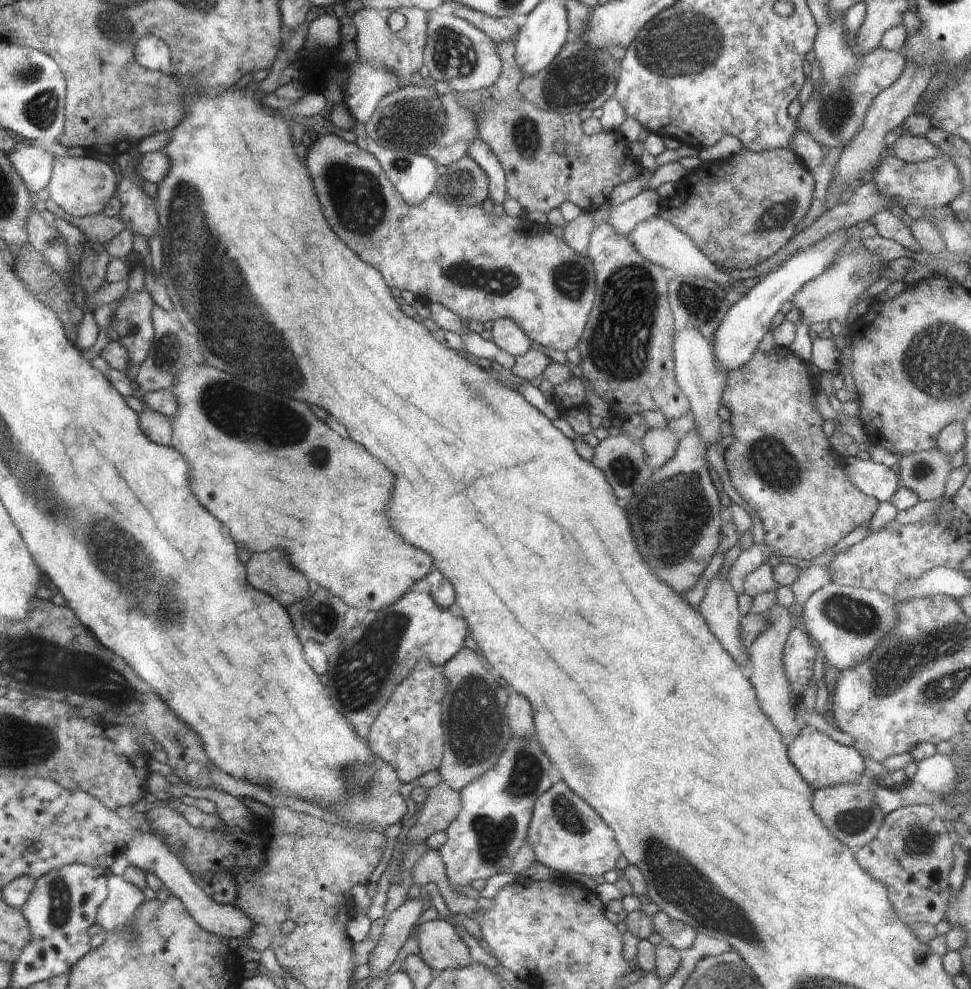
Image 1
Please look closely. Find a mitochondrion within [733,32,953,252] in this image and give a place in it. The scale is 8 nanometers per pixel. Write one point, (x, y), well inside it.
(834, 109)

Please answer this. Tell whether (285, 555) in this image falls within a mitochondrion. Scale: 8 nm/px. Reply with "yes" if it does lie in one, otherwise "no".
no

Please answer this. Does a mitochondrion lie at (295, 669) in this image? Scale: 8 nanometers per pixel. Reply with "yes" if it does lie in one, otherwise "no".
no

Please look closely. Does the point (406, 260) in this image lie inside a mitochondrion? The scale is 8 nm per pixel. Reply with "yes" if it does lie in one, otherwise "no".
no

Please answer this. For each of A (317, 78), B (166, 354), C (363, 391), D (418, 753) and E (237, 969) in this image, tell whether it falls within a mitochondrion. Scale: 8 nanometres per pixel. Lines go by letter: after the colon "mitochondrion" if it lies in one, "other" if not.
A: other
B: mitochondrion
C: other
D: other
E: other

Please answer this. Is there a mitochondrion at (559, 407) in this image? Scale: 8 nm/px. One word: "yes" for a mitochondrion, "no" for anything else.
no

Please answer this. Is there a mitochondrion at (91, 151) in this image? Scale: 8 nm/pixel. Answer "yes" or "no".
no

